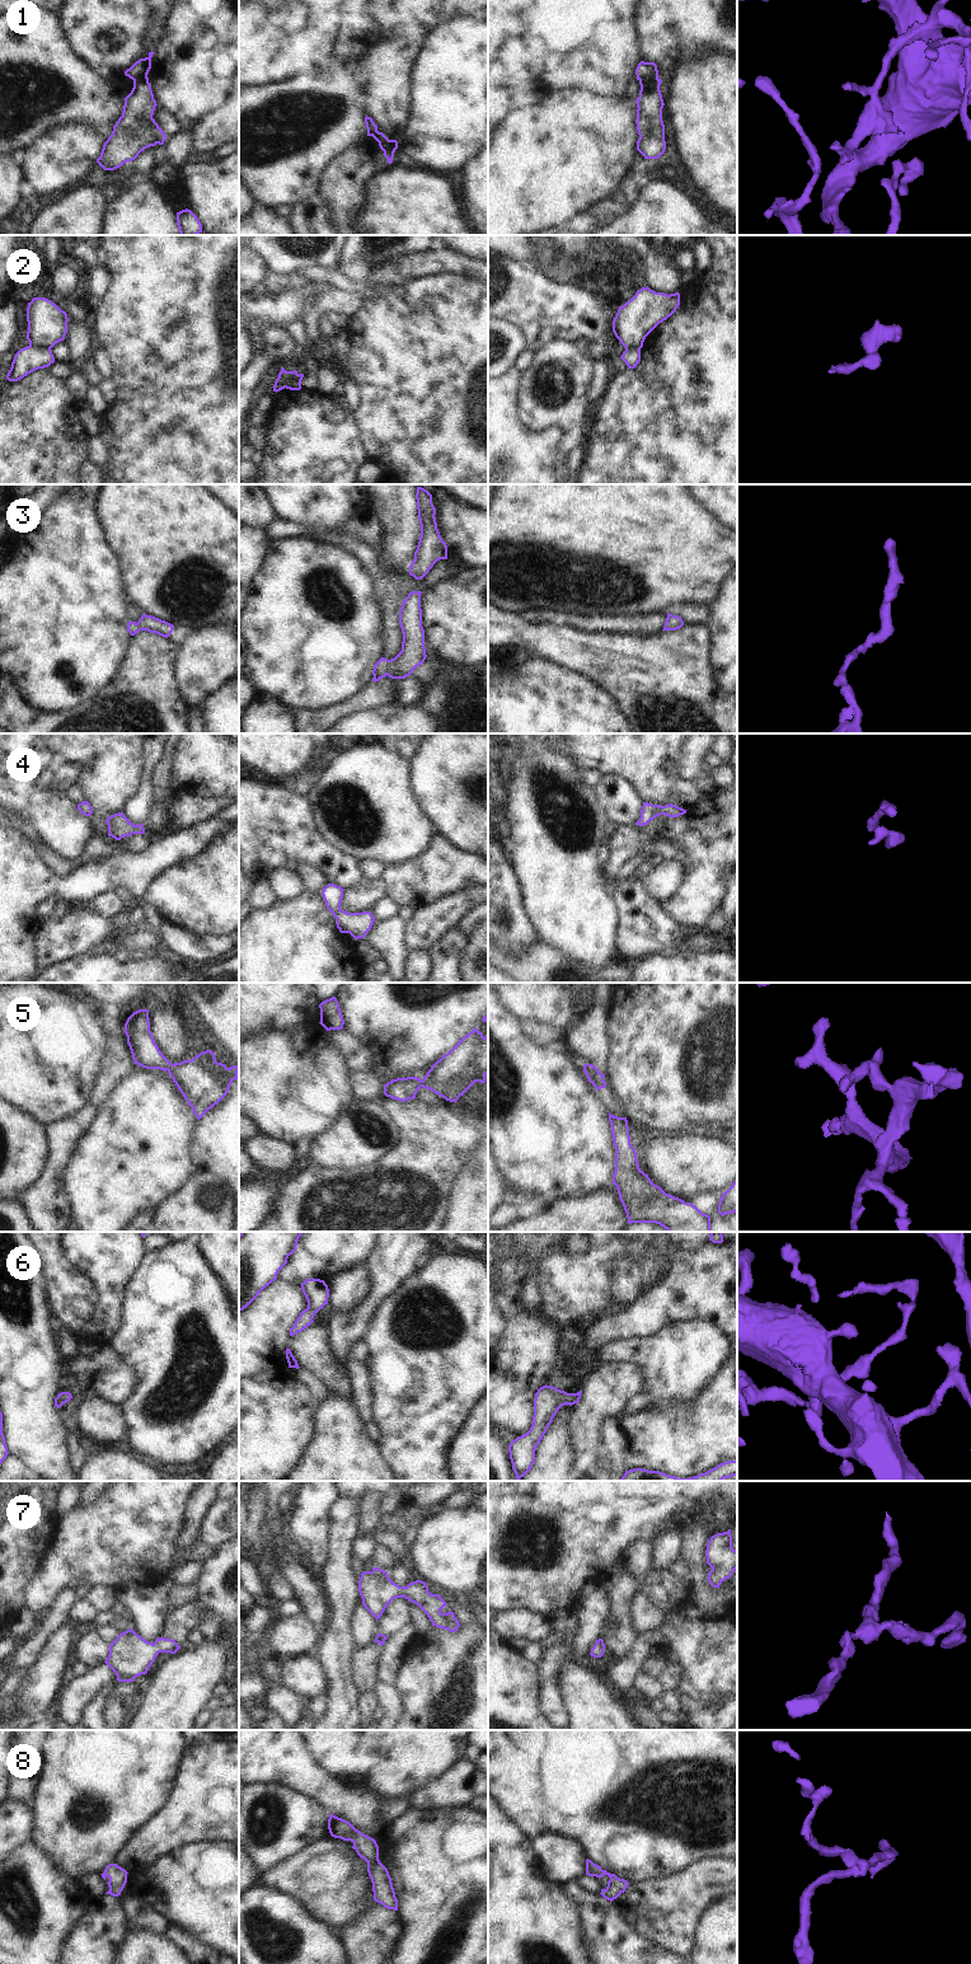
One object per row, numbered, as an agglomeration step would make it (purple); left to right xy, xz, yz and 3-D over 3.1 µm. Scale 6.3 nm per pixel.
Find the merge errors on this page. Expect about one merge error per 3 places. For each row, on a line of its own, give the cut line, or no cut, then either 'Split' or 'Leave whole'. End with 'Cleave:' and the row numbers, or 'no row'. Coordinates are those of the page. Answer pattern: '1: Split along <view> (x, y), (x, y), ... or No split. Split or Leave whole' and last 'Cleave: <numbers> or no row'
1: Split along yz (657, 76), (639, 80). Split
2: Split along xy (29, 343), (50, 348). Split
3: No split. Leave whole
4: No split. Leave whole
5: No split. Leave whole
6: No split. Leave whole
7: No split. Leave whole
8: No split. Leave whole
Cleave: 1, 2.

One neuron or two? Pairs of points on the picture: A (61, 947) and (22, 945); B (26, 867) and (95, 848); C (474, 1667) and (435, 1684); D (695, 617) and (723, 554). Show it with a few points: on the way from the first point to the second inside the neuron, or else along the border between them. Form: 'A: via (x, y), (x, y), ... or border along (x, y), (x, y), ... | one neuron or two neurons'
A: border along (41, 922), (36, 936), (36, 965), (38, 969) | two neurons
B: border along (31, 843), (55, 875), (71, 872) | two neurons
C: via (464, 1664), (455, 1667), (445, 1677) | one neuron
D: border along (672, 605), (702, 603), (709, 608) | two neurons

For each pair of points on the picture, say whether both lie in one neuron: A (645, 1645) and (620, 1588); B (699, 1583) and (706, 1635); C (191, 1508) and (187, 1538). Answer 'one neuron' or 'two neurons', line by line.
A: two neurons
B: one neuron
C: one neuron

